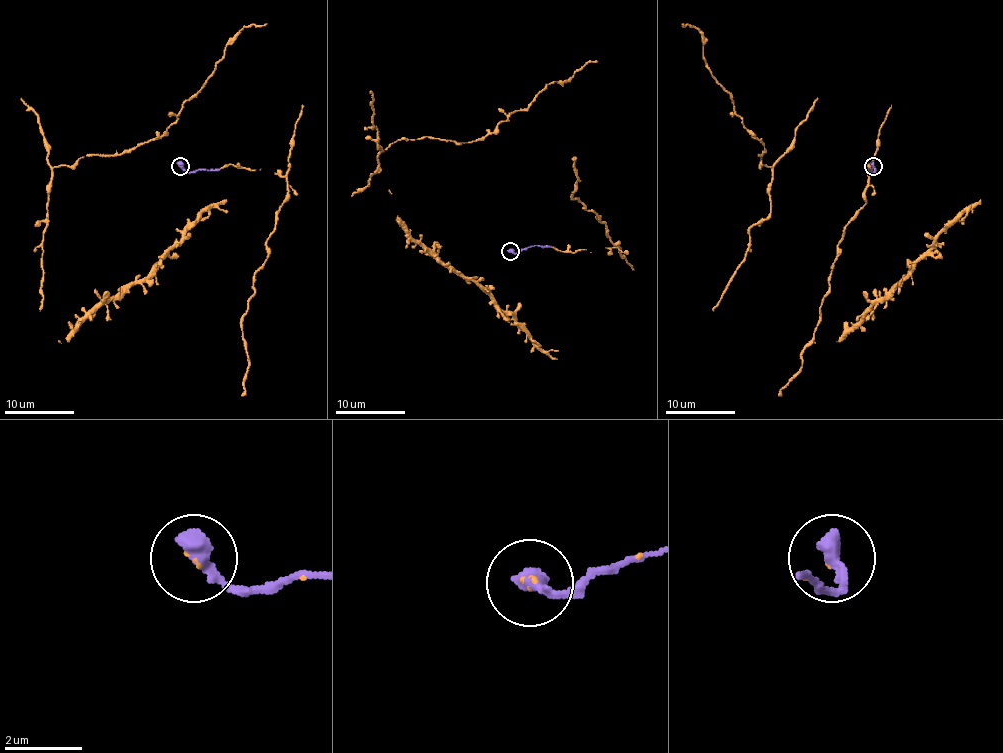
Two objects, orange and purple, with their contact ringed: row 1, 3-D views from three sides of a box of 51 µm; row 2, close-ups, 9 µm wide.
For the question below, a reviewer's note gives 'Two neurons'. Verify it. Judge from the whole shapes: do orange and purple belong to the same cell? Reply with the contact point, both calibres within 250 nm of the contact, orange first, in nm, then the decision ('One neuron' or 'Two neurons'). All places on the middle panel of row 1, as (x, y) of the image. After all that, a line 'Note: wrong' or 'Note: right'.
Place: (510, 251). Thickness 60 nm (orange) against 480 nm. One neuron
Note: wrong

